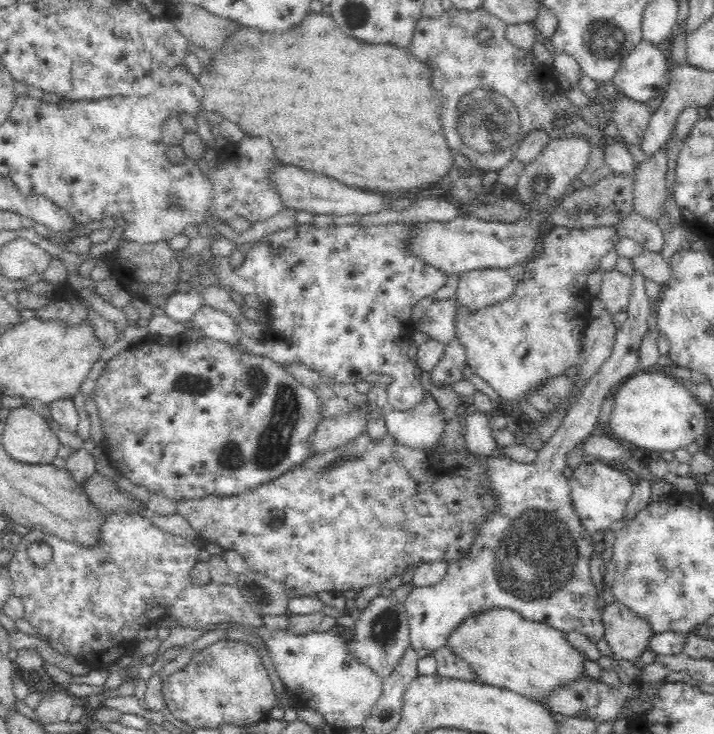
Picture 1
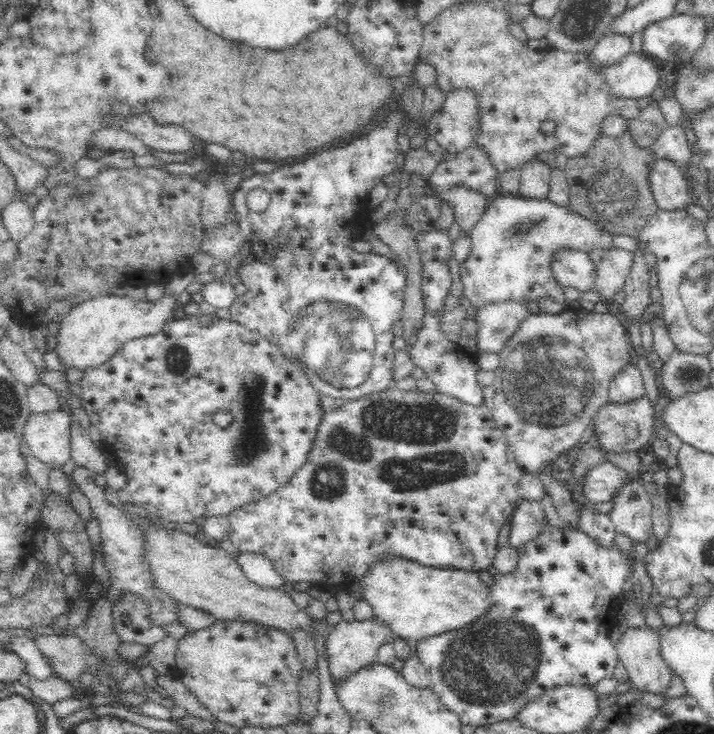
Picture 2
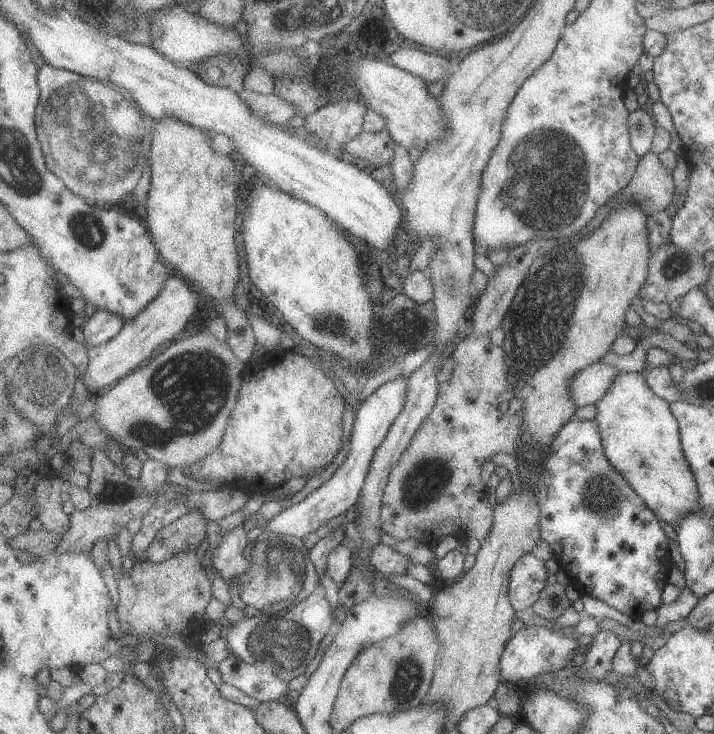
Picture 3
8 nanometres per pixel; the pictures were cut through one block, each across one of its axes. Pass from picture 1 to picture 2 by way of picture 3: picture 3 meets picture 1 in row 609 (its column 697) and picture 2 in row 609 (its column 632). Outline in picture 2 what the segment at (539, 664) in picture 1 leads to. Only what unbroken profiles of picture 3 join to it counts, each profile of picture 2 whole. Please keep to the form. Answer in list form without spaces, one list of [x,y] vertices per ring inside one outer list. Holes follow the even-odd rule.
[[[406,558],[378,561],[361,580],[364,585],[361,597],[369,602],[375,616],[382,620],[384,625],[389,626],[396,637],[406,640],[413,638],[419,641],[467,627],[485,615],[493,604],[489,586],[480,579],[479,572],[424,566]]]

